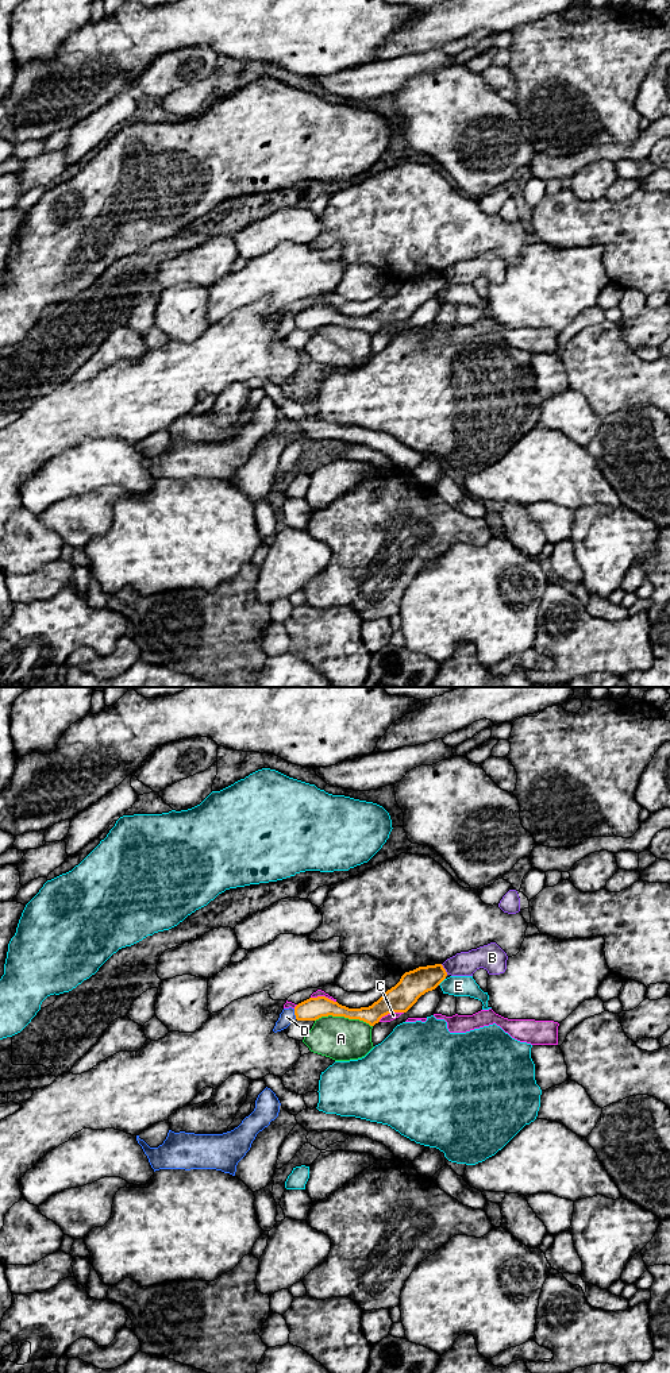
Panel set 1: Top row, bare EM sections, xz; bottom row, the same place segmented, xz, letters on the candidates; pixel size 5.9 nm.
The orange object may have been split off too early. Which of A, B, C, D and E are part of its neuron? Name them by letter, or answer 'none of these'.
none of these

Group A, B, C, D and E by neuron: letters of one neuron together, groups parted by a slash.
A / B / C / D / E

